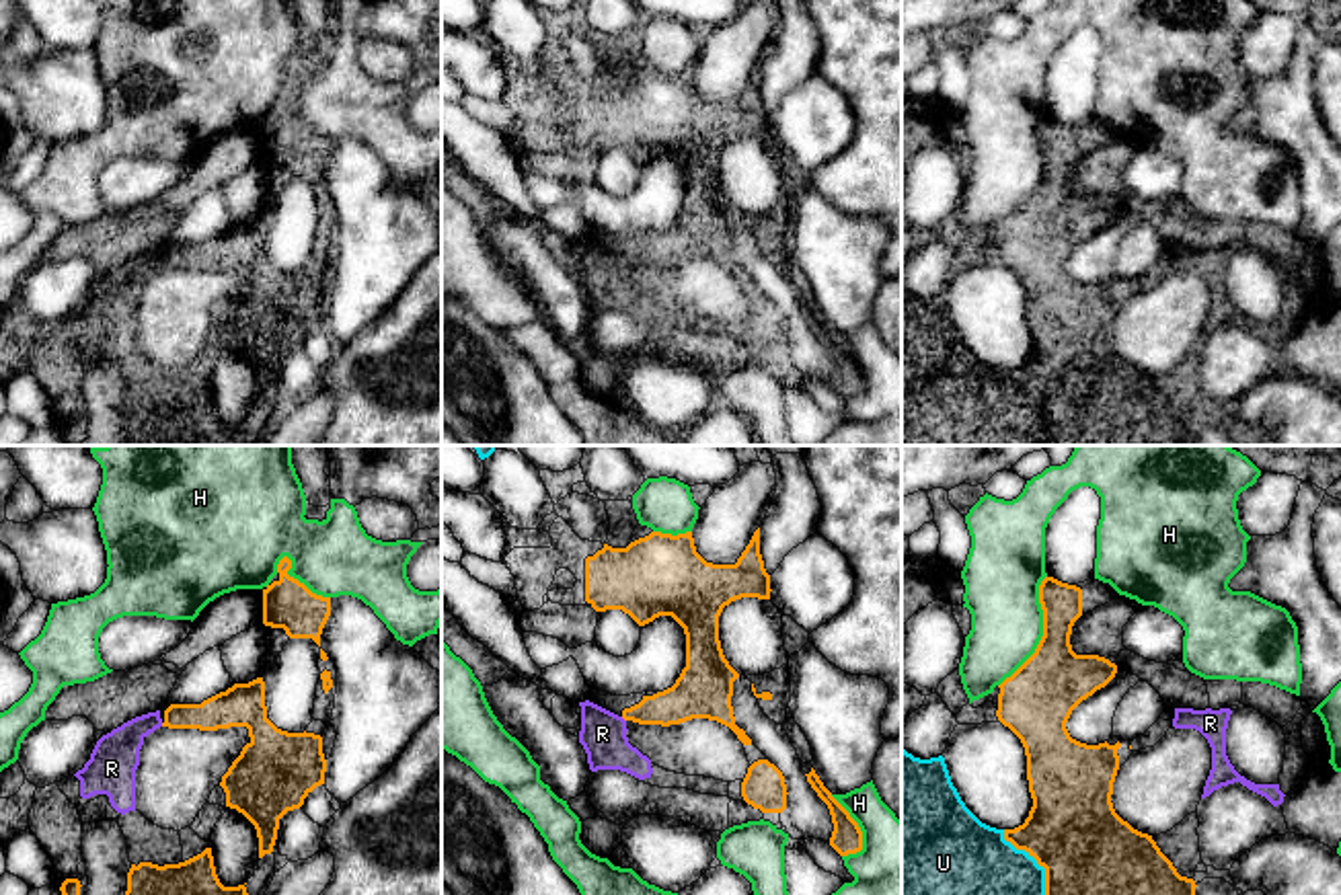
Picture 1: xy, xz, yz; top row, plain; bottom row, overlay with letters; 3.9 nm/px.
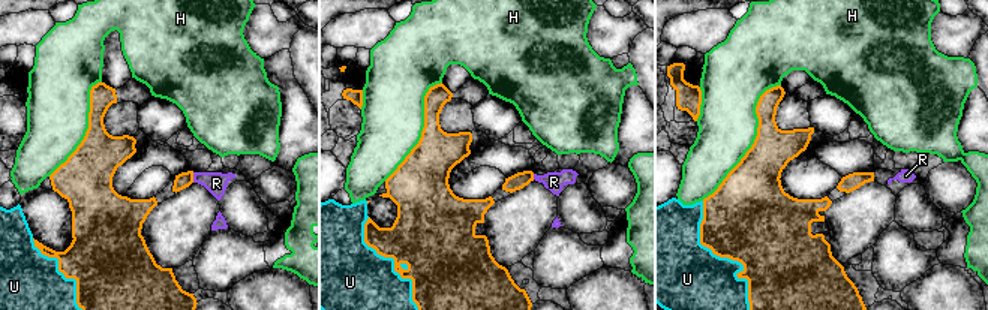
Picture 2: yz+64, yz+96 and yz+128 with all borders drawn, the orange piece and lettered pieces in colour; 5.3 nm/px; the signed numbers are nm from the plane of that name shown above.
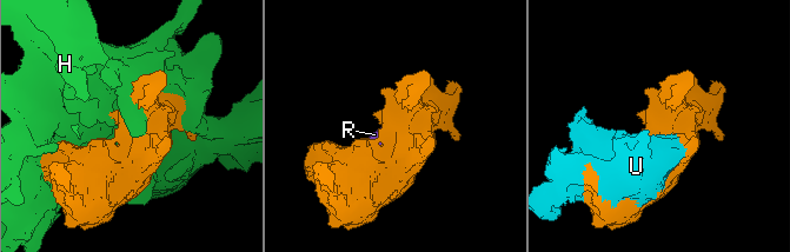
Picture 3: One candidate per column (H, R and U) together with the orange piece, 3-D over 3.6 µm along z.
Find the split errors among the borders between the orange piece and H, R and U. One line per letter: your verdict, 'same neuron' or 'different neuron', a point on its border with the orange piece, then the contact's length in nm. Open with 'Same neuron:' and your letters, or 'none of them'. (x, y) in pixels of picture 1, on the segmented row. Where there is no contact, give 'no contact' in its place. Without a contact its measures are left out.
Same neuron: R, U
H: different neuron | yz (1044, 631) | 480 nm
R: same neuron | no contact
U: same neuron | yz (1033, 857) | 300 nm

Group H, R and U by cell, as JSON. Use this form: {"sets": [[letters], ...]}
{"sets": [["H"], ["R", "U"]]}

